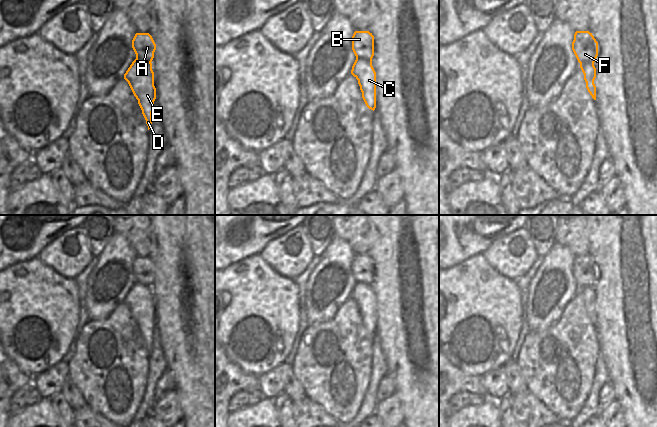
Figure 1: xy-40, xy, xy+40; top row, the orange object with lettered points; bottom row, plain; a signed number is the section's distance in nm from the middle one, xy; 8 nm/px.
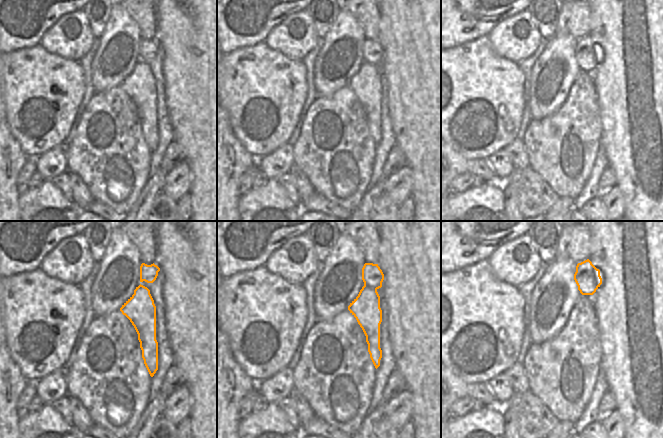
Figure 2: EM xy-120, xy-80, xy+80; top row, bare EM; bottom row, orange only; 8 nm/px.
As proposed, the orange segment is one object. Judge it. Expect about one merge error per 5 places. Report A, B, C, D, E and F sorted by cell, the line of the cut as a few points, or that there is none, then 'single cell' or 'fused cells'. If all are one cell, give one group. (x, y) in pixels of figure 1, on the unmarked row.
groups A B F / C D E; cut xy (356, 282), (364, 282), (371, 285); fused cells

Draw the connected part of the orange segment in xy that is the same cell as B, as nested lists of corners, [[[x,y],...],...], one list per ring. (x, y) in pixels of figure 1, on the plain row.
[[[355,255],[352,260],[352,274],[356,283],[372,285],[374,280],[374,260],[369,255]]]

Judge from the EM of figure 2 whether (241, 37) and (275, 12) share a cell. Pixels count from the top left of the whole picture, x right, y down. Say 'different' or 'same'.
same

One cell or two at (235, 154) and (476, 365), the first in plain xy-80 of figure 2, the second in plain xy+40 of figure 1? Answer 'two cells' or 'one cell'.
two cells

